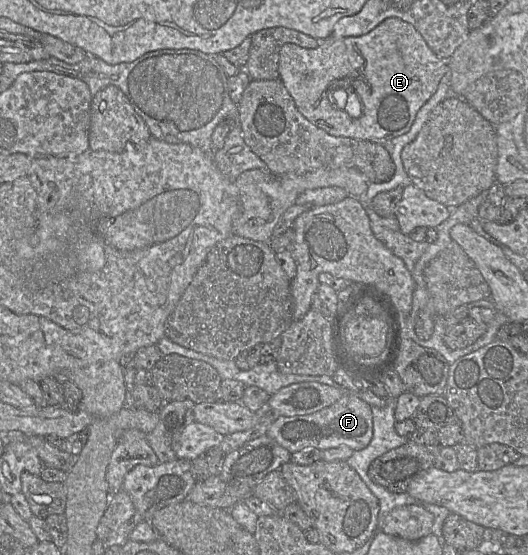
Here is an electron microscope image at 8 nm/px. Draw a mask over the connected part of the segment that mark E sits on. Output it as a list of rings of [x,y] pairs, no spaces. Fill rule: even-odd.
[[[390,17],[365,35],[344,38],[330,36],[316,48],[286,43],[280,49],[278,70],[279,78],[297,109],[312,124],[333,136],[382,144],[410,130],[419,109],[437,91],[448,71],[447,61],[435,55],[412,24]],[[354,98],[358,98],[362,105],[357,117],[348,113],[349,108],[353,108]]]

